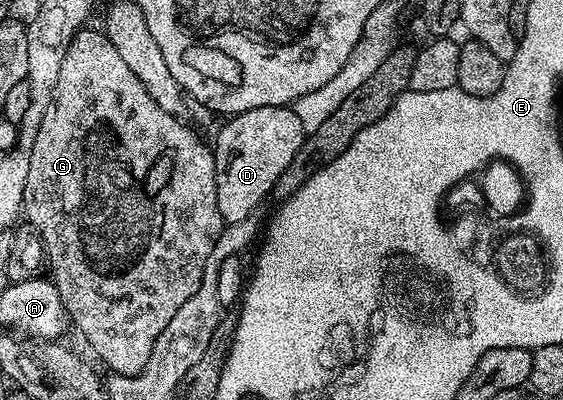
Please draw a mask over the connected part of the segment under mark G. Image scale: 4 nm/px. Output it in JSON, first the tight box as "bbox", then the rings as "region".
{"bbox":[22,27,225,377],"region":[[[85,27],[77,31],[74,39],[70,43],[70,51],[66,51],[66,59],[62,59],[62,72],[58,74],[58,84],[54,86],[54,99],[50,99],[50,107],[46,107],[46,115],[42,115],[42,123],[38,127],[38,135],[34,139],[34,143],[28,149],[30,155],[30,167],[26,171],[26,187],[24,188],[24,204],[22,206],[23,216],[26,218],[27,224],[30,224],[40,233],[44,245],[48,248],[48,264],[47,272],[50,274],[50,280],[58,287],[58,295],[62,295],[62,303],[68,312],[68,320],[77,329],[82,336],[88,340],[88,345],[94,352],[100,356],[100,361],[106,368],[112,369],[113,374],[122,377],[134,377],[141,373],[146,367],[146,363],[150,359],[150,355],[154,351],[154,343],[158,339],[158,335],[162,335],[162,331],[166,331],[166,323],[170,323],[170,319],[174,319],[174,315],[178,315],[178,307],[182,307],[182,303],[186,303],[186,299],[190,299],[190,295],[194,295],[194,291],[198,291],[198,287],[202,283],[202,275],[206,267],[206,259],[210,259],[210,251],[214,251],[214,243],[218,243],[218,235],[223,231],[225,223],[220,217],[218,211],[218,191],[216,190],[216,159],[211,148],[208,149],[202,142],[196,138],[197,130],[191,124],[183,125],[181,118],[177,114],[170,111],[162,111],[162,107],[158,107],[158,103],[154,103],[154,99],[150,99],[150,95],[146,92],[146,87],[142,87],[142,82],[138,80],[138,75],[134,75],[134,71],[130,71],[130,66],[122,59],[122,55],[118,55],[118,47],[114,47],[114,43],[108,41],[108,37],[99,28],[91,29]]]}

